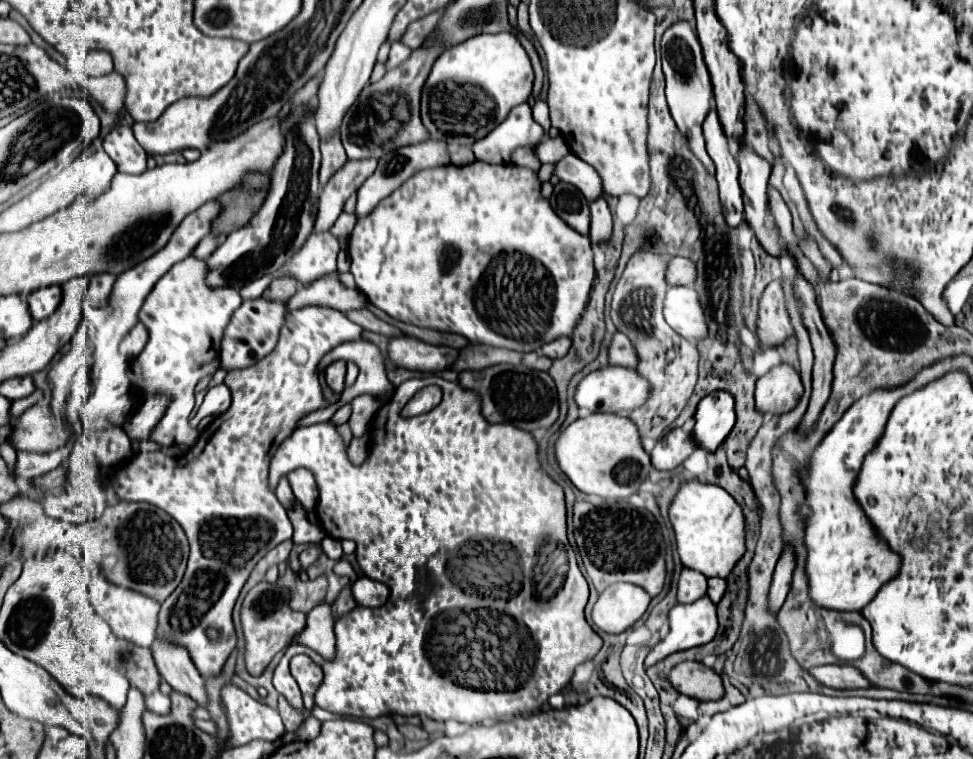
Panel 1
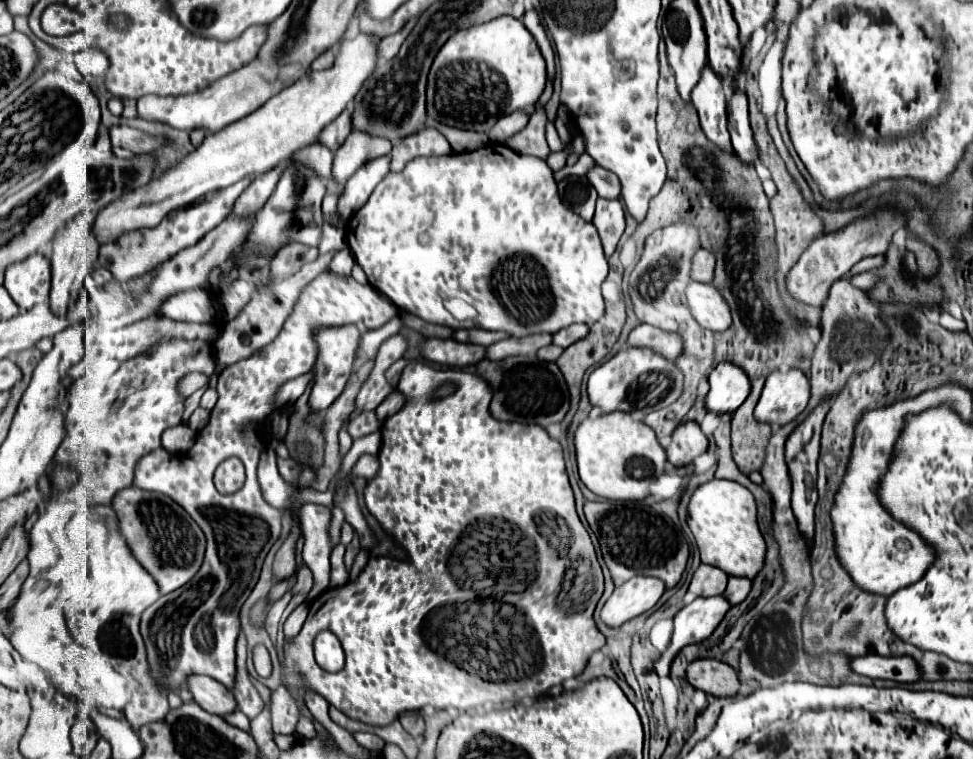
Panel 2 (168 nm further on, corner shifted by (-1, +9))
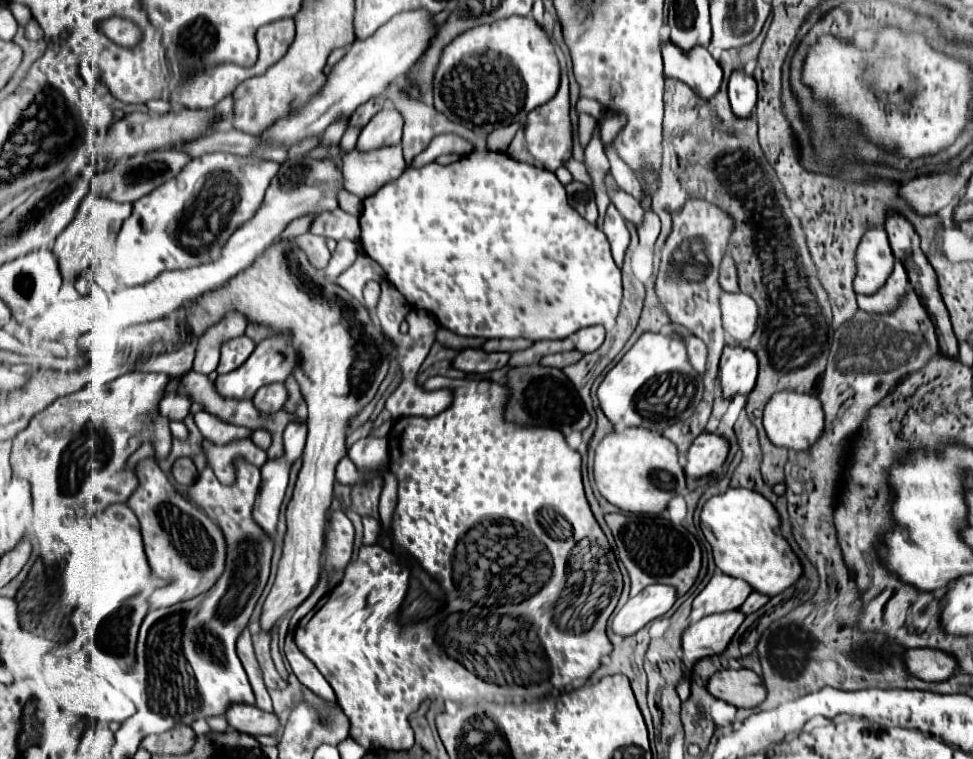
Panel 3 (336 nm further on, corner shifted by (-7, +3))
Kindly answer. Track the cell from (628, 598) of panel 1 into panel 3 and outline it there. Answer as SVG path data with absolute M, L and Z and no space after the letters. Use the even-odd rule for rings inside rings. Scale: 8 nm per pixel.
M649 585L639 595L631 597L623 609L613 617L611 629L617 635L633 635L649 621L665 615L677 599L677 593L669 585Z

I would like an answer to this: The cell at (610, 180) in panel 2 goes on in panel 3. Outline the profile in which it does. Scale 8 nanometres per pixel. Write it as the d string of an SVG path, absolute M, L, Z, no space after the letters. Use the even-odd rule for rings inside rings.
M617 189L615 195L611 197L611 203L619 209L619 213L621 213L625 219L629 219L629 221L633 221L635 225L639 225L643 207L641 207L641 203L639 203L633 195L625 193L623 189Z

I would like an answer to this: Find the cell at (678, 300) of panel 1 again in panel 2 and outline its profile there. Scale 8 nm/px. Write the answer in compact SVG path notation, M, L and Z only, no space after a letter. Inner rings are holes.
M693 281L687 287L687 301L693 317L701 327L711 331L725 331L731 327L731 309L713 285Z

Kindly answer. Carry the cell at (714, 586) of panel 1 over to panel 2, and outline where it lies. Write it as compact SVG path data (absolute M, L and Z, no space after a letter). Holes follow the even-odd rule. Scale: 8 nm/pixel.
M729 577L729 585L727 585L727 591L725 591L725 599L731 603L731 605L739 605L741 599L745 599L751 591L751 579L745 579L745 577Z

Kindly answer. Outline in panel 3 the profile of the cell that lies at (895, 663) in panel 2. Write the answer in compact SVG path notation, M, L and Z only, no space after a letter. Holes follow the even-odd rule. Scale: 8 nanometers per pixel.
M909 649L903 655L905 669L927 683L939 683L955 673L955 661L947 653L937 653L935 649Z

